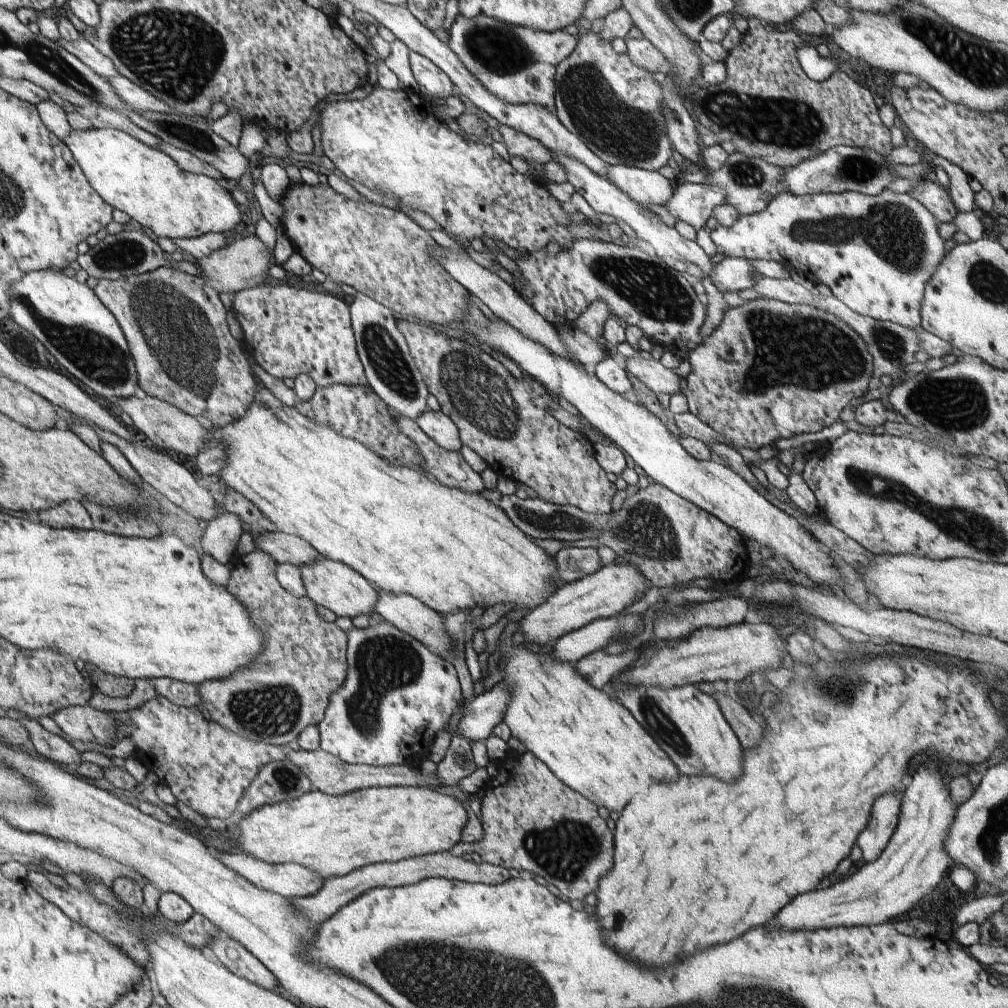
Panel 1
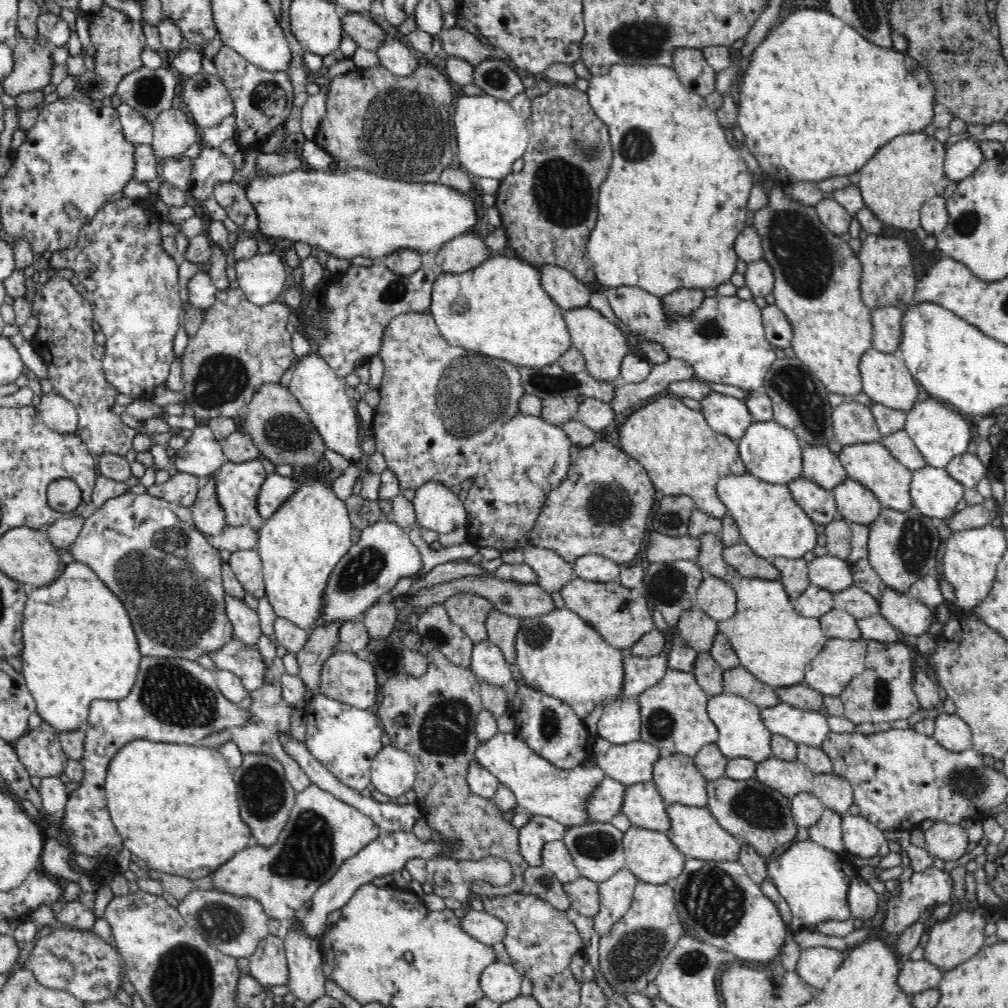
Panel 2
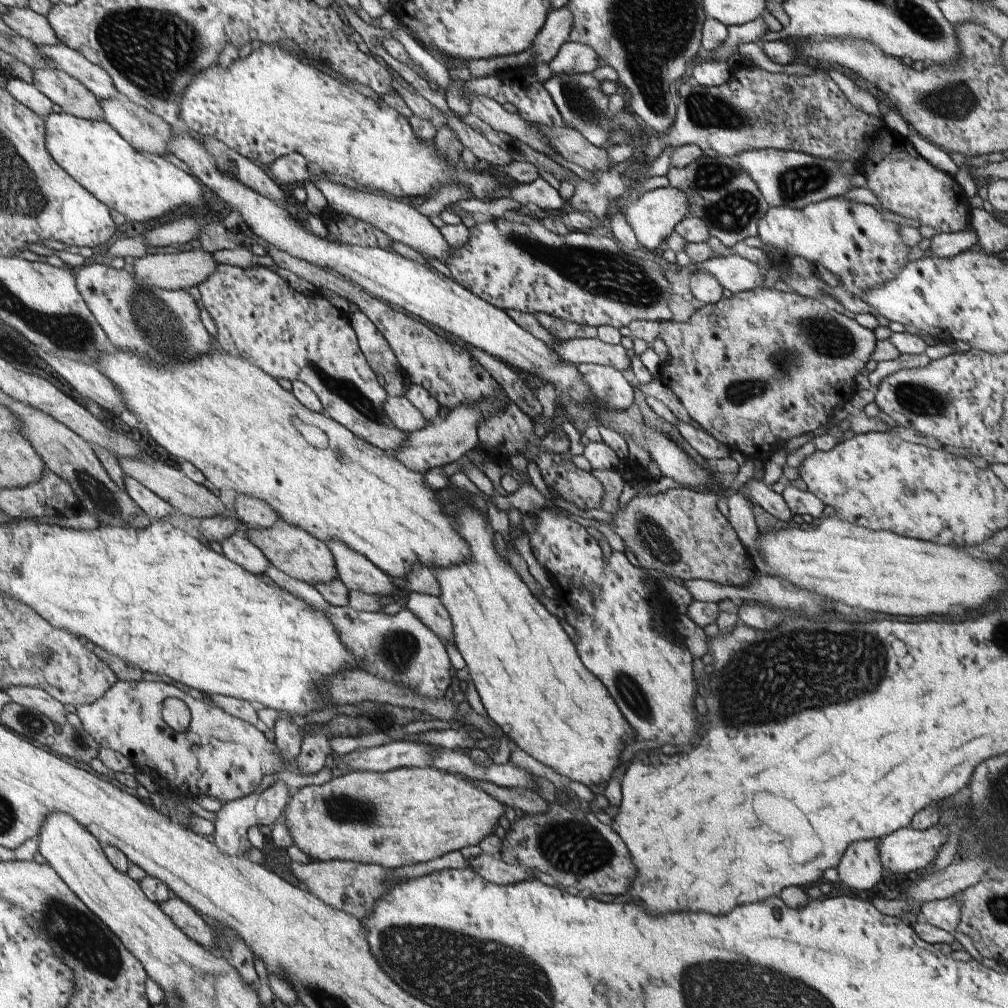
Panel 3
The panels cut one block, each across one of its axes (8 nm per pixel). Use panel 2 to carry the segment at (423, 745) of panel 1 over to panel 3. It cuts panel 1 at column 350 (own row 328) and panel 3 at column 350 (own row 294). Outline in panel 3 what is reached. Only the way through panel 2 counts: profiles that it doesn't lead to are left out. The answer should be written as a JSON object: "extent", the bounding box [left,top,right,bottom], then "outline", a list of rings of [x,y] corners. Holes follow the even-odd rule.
{"extent":[265,566,451,700],"outline":[[[273,566],[267,568],[265,578],[269,578],[275,586],[291,592],[299,600],[311,604],[317,612],[323,612],[335,624],[341,642],[355,656],[355,660],[359,660],[363,672],[377,676],[383,682],[407,688],[413,694],[427,700],[441,700],[445,696],[451,668],[445,648],[441,640],[425,624],[421,624],[421,620],[415,618],[409,610],[403,608],[395,616],[385,616],[381,612],[357,612],[349,604],[345,608],[335,608],[323,600],[315,586],[297,582]]]}

